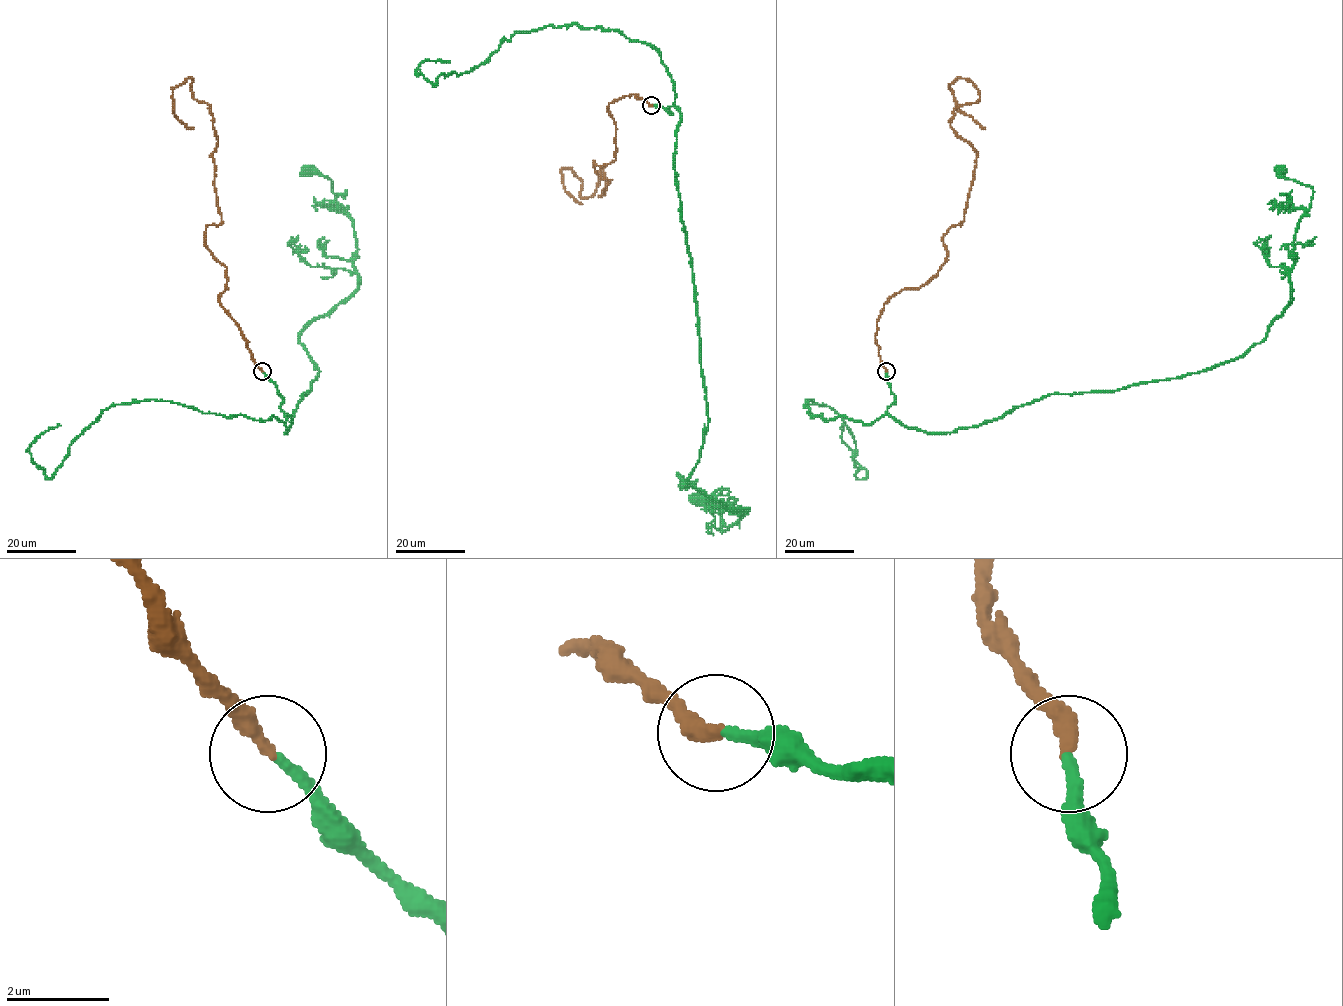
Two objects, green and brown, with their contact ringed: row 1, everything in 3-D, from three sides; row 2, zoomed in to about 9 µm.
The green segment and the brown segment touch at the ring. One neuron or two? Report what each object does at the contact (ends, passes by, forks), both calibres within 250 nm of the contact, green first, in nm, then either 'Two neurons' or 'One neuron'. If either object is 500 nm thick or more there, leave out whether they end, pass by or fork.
At the ring green ends. At the ring brown ends. Thickness 190 nm (green) against 320 nm. One neuron

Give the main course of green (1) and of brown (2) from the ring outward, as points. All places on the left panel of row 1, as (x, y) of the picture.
1: (263, 372), (290, 418), (286, 433), (318, 373), (299, 334), (358, 288), (353, 223), (330, 179), (306, 168)
2: (262, 372), (220, 304), (226, 268), (204, 243), (222, 220), (217, 136), (192, 78), (173, 106), (194, 127)

